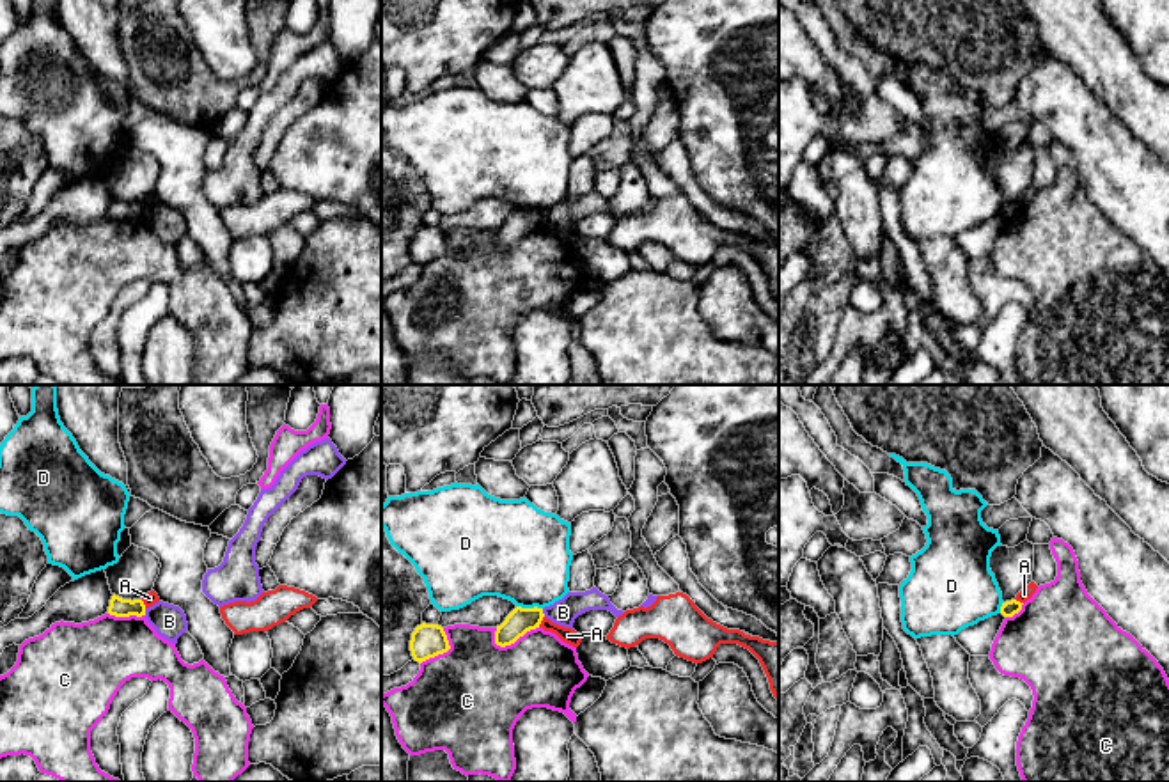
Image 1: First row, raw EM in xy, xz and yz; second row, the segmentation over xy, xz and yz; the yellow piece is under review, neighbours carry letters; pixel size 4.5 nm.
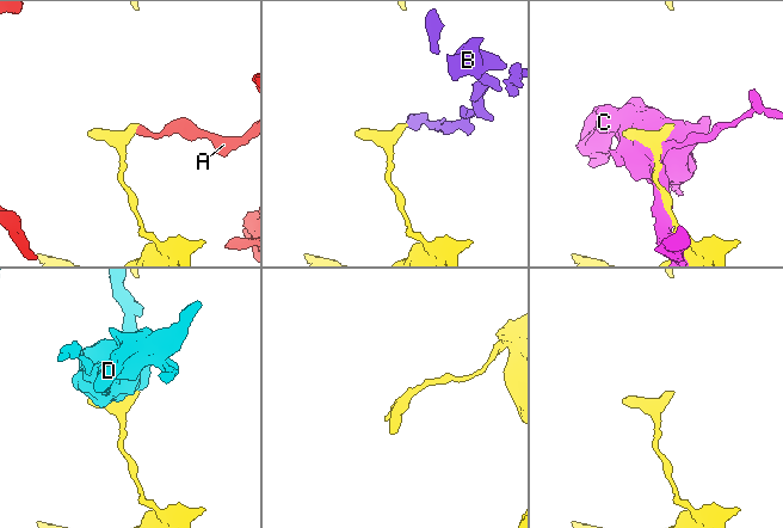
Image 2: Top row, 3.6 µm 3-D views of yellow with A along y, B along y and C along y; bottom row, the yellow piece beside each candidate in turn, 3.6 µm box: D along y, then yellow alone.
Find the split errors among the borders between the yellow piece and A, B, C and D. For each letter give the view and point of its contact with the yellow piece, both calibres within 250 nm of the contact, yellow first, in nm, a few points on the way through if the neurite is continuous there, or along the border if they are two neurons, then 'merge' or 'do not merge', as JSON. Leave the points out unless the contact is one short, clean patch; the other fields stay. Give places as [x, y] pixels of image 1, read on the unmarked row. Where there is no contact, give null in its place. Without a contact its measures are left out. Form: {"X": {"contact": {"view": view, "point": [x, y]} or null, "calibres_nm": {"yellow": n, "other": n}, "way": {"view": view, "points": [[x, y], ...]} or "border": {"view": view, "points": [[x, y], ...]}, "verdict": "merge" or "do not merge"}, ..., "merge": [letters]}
{"A": {"contact": {"view": "xz", "point": [541, 222]}, "calibres_nm": {"yellow": 120, "other": 70}, "verdict": "do not merge"}, "B": {"contact": {"view": "xz", "point": [541, 215]}, "calibres_nm": {"yellow": 120, "other": 120}, "border": {"view": "xz", "points": [[541, 211], [545, 218]]}, "verdict": "do not merge"}, "C": {"contact": {"view": "xz", "point": [515, 243]}, "calibres_nm": {"yellow": 120, "other": 400}, "verdict": "do not merge"}, "D": {"contact": {"view": "xz", "point": [529, 211]}, "calibres_nm": {"yellow": 120, "other": 420}, "border": {"view": "xz", "points": [[517, 208], [541, 211]]}, "verdict": "do not merge"}, "merge": []}

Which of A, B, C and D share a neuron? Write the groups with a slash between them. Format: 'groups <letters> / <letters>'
groups A / B / C / D

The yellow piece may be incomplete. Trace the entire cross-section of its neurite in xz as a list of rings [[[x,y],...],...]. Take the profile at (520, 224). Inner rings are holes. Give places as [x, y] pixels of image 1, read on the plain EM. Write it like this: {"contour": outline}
{"contour": [[[516,209],[506,223],[497,229],[495,246],[500,250],[514,246],[527,234],[539,231],[545,216],[543,211],[522,211]]]}

